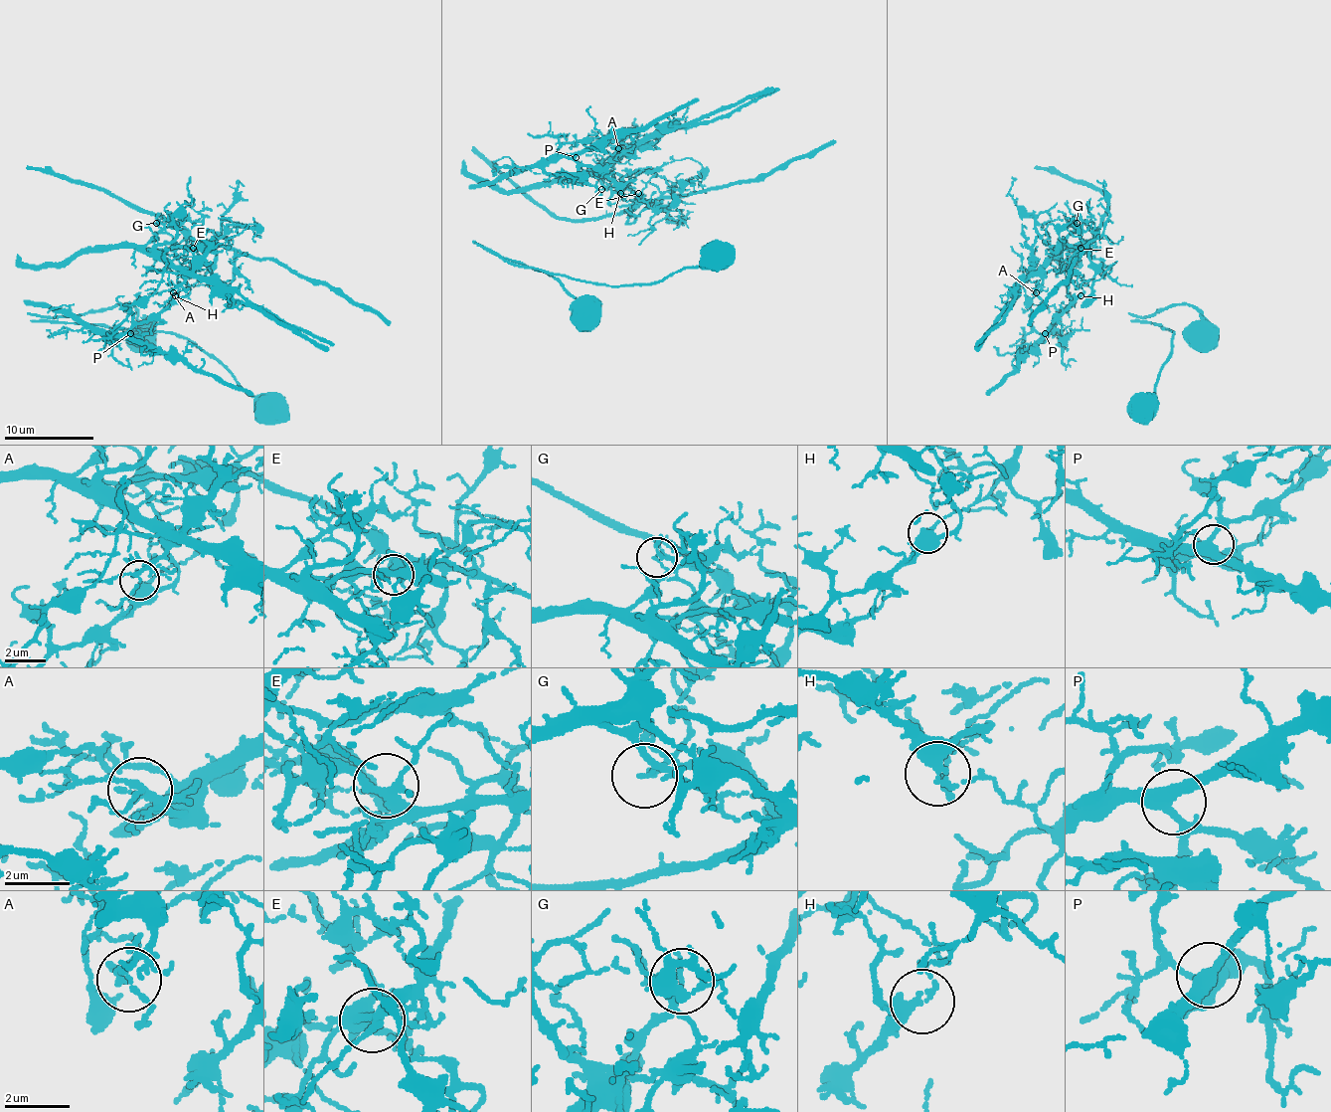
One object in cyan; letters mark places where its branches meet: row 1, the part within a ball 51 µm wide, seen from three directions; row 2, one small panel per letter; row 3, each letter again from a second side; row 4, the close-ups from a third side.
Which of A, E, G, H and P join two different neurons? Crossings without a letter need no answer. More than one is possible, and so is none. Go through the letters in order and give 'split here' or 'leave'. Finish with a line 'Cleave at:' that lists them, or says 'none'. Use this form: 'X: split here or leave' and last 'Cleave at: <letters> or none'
A: leave
E: leave
G: split here
H: split here
P: leave
Cleave at: G, H

